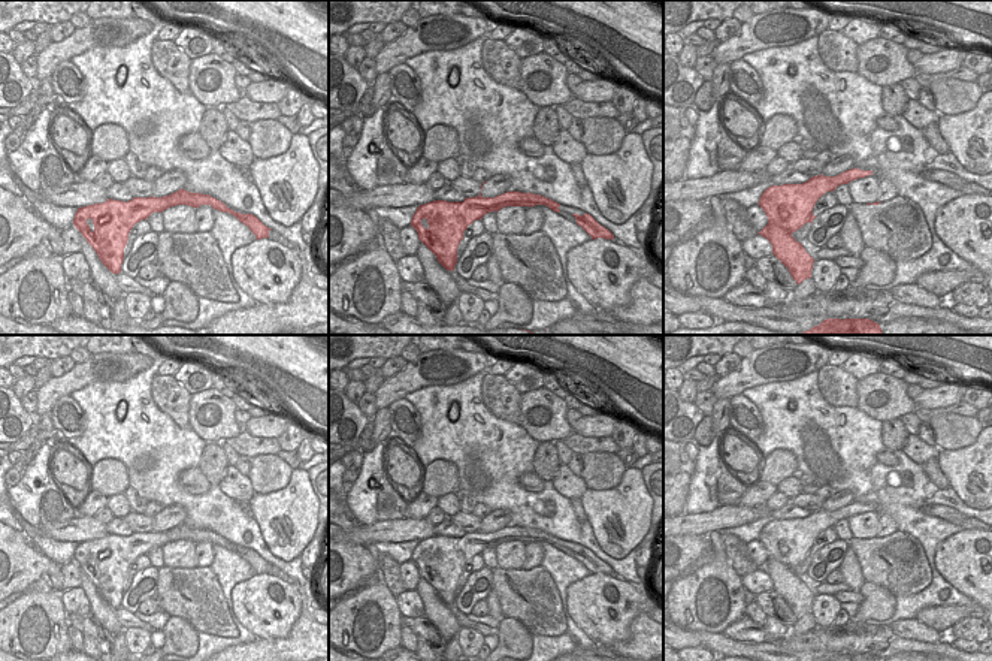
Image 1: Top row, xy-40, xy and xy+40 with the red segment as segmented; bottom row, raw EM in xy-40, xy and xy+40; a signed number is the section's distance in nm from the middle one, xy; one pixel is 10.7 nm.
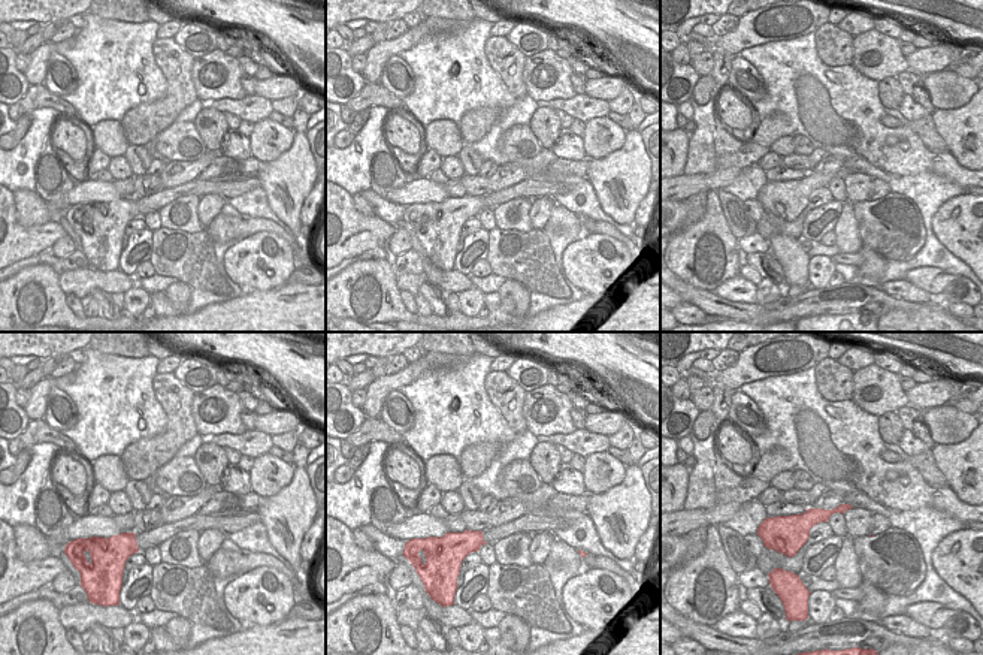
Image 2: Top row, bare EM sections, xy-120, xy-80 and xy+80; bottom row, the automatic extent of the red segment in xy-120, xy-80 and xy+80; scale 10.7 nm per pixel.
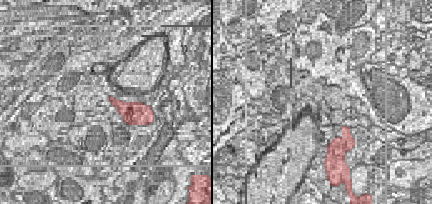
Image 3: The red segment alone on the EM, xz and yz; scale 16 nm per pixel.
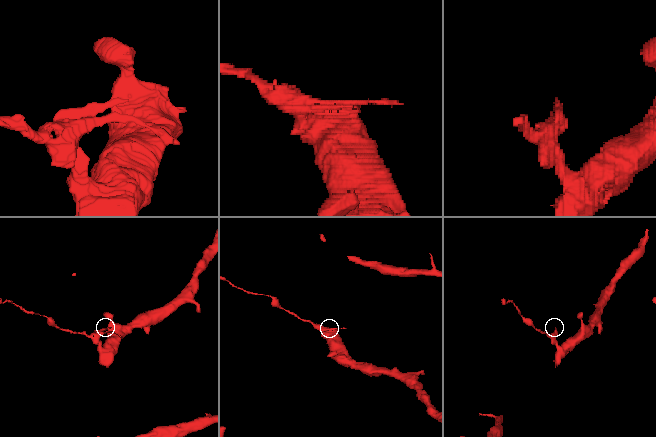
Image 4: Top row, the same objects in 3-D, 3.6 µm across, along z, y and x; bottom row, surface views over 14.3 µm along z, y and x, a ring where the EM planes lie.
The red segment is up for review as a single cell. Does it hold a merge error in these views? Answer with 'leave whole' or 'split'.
split

